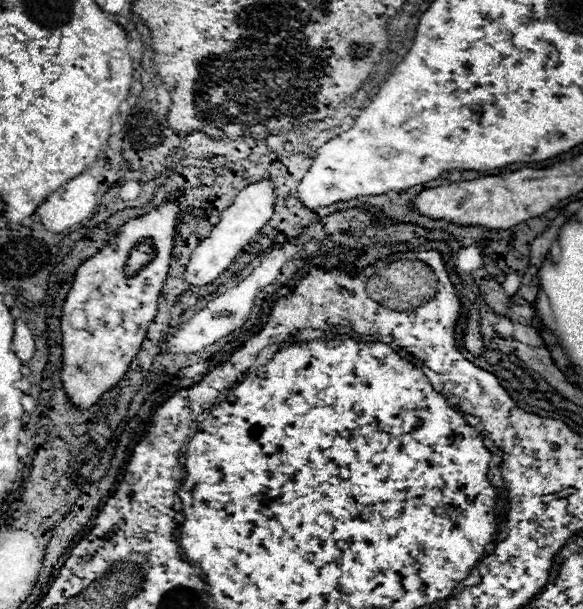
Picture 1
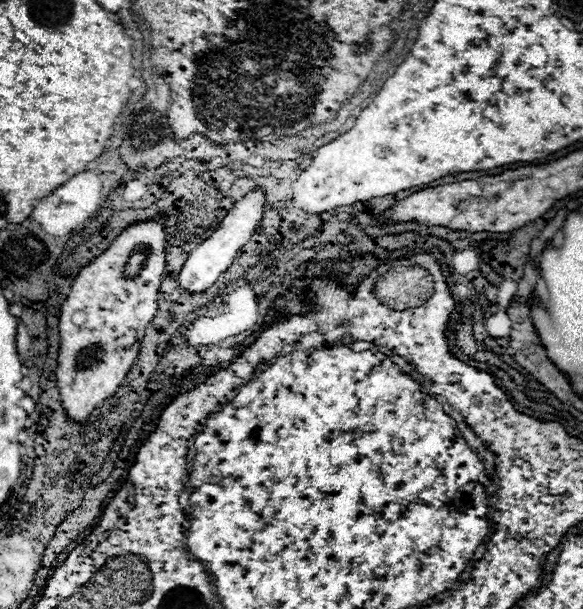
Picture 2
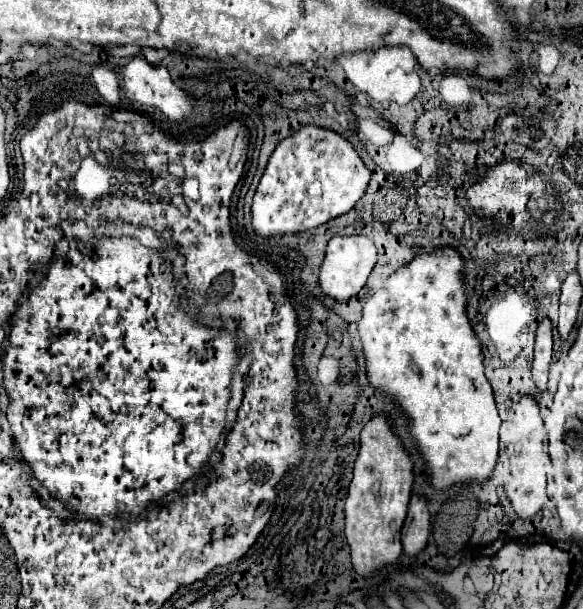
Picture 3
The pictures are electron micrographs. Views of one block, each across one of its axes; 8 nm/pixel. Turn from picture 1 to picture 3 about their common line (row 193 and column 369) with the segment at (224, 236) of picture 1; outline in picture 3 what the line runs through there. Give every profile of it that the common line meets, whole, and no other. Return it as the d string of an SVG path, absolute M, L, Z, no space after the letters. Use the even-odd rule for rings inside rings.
M334 236L326 246L326 256L318 272L318 286L334 302L346 302L356 296L376 264L376 248L366 236Z

